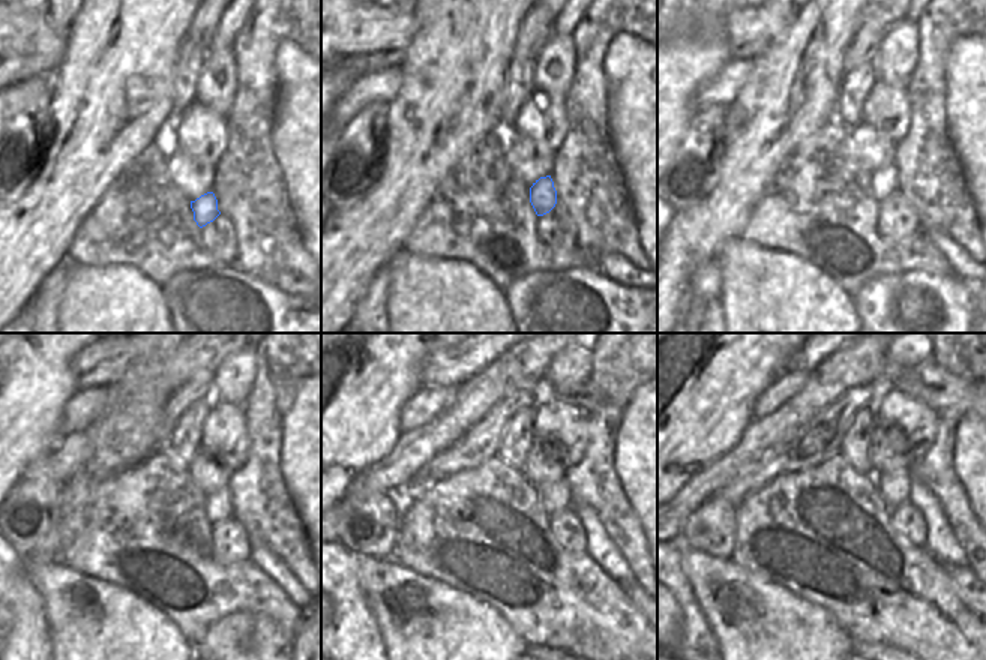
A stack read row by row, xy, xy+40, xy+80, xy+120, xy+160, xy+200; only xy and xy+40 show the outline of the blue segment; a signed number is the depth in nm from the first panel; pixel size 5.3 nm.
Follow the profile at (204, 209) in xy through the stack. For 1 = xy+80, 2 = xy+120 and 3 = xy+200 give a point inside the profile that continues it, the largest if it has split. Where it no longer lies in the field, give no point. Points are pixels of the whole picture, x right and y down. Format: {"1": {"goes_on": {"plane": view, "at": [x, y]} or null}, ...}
{"1": {"goes_on": {"plane": "xy+80", "at": [884, 180]}}, "2": {"goes_on": {"plane": "xy+120", "at": [218, 506]}}, "3": {"goes_on": {"plane": "xy+200", "at": [893, 486]}}}

